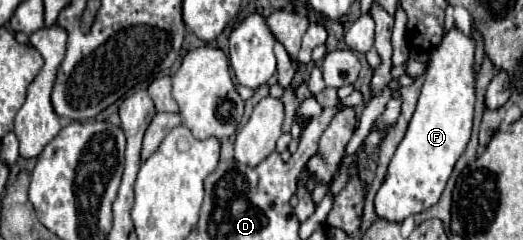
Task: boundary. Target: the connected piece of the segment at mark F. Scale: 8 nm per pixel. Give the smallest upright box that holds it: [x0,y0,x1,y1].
[375,29,475,223]

